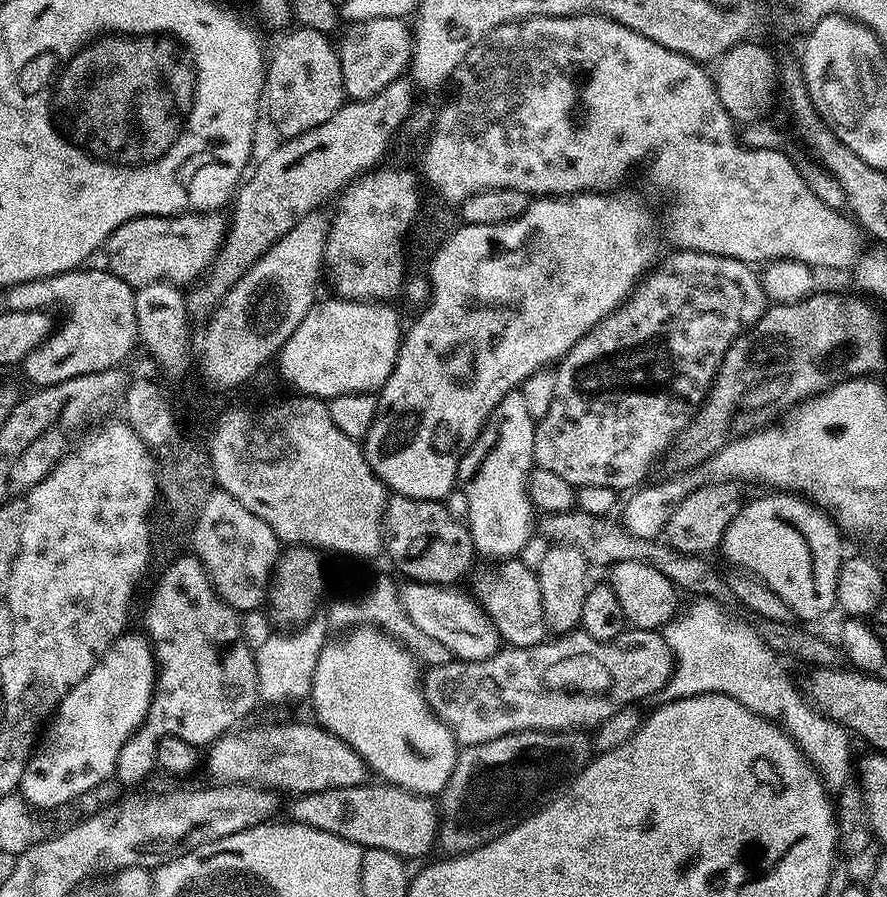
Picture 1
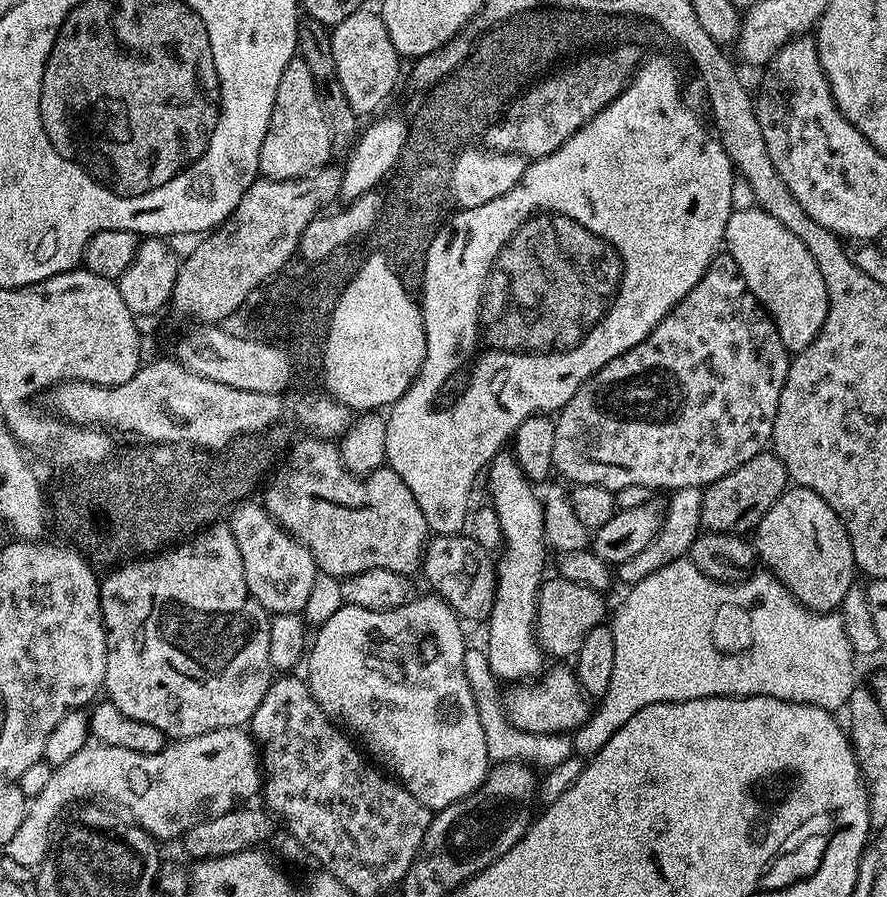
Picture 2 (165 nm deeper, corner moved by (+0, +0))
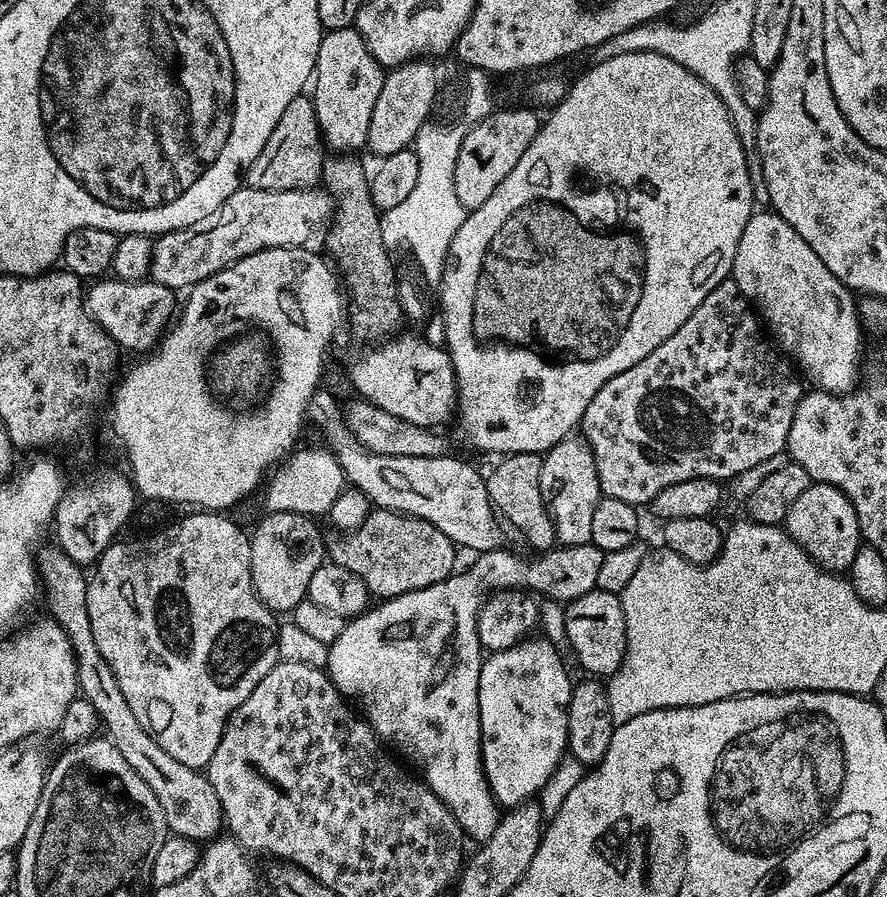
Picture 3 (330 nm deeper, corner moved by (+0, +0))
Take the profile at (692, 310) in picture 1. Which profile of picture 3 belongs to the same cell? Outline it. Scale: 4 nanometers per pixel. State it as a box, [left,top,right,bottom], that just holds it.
[579,278,802,506]

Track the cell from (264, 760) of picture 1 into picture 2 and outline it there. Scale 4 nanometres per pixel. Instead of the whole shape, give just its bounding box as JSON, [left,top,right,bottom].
[2,727,262,873]

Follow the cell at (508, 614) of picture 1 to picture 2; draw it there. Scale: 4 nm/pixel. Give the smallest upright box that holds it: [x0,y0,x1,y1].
[536,578,605,657]

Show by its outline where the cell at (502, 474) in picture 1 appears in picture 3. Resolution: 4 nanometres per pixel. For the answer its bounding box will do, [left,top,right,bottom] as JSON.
[478,638,574,809]

